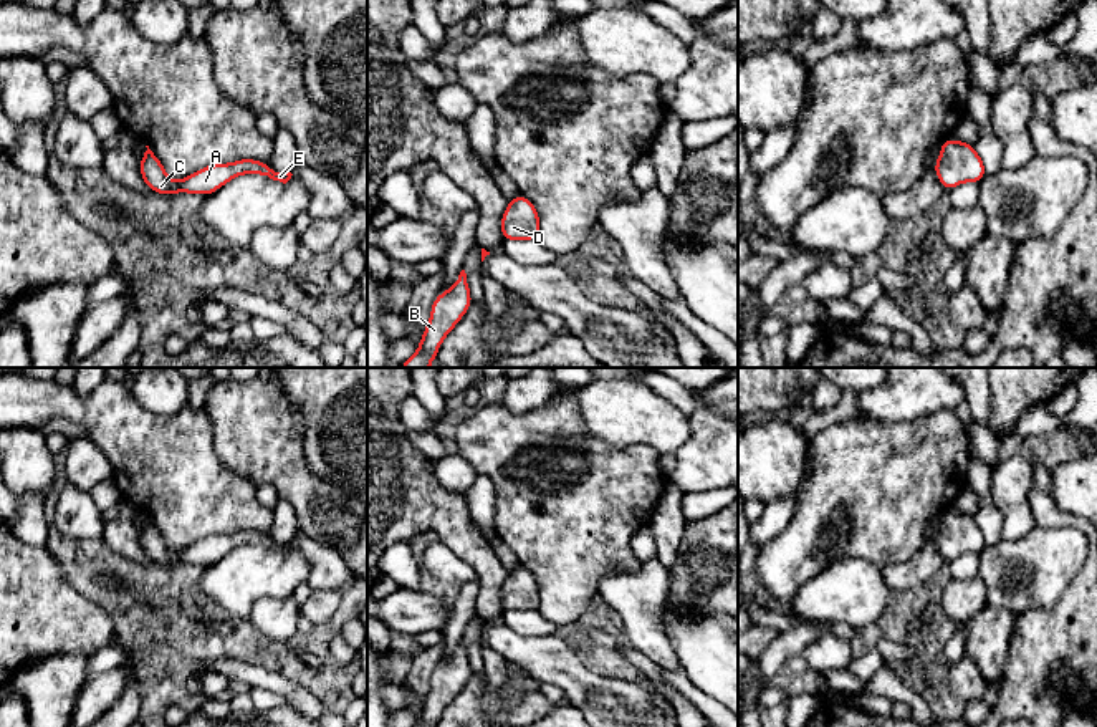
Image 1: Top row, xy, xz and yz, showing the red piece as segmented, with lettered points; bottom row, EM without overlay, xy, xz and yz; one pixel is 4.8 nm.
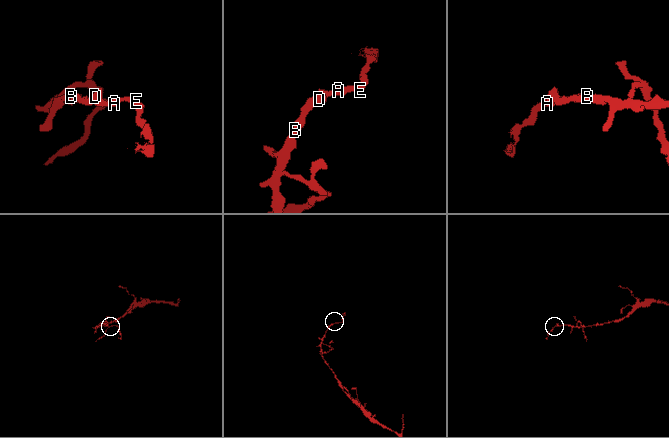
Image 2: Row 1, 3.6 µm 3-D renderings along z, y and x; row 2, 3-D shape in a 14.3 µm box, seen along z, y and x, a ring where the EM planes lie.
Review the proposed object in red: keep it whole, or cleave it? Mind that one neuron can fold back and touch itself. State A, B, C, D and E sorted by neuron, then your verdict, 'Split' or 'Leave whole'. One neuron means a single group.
Groups: A B C D E. Leave whole

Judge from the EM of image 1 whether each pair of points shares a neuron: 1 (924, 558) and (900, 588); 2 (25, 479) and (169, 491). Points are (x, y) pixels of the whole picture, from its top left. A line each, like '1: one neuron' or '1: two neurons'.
1: one neuron
2: two neurons

